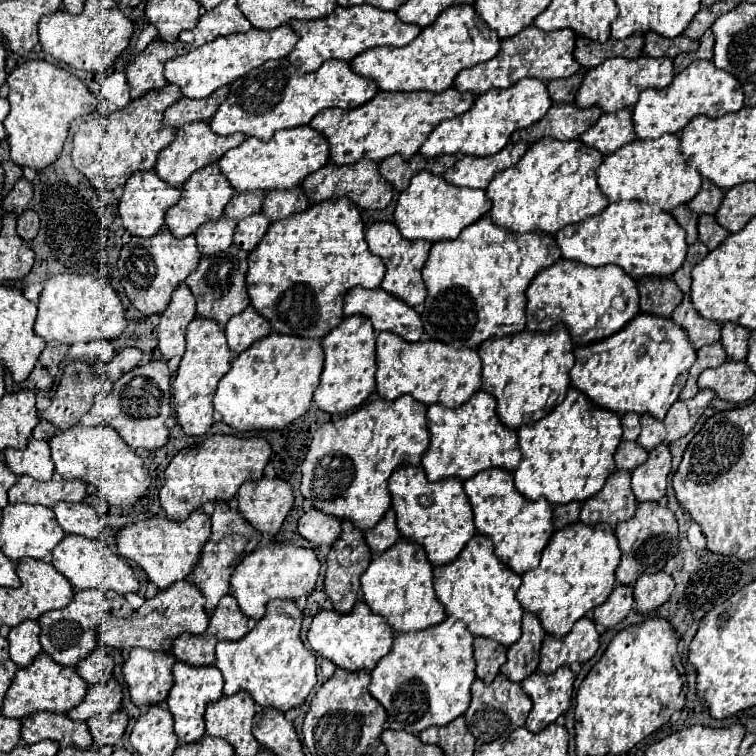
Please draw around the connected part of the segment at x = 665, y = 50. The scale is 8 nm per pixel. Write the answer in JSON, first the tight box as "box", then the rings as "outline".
{"box":[642,33,700,59],"outline":[[[646,33],[644,35],[644,49],[642,49],[642,55],[646,57],[668,57],[668,59],[674,59],[678,53],[684,53],[684,51],[696,51],[700,45],[700,41],[692,41],[684,35],[676,37],[676,39],[666,39],[666,37],[660,37],[656,33]]]}

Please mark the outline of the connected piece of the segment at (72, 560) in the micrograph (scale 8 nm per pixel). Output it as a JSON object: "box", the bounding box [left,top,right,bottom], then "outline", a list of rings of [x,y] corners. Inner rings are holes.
{"box":[52,535,138,595],"outline":[[[66,535],[52,551],[52,565],[56,567],[56,571],[66,575],[68,583],[74,589],[100,589],[104,593],[116,591],[118,595],[138,591],[138,579],[134,577],[132,567],[122,557],[108,551],[108,547],[96,539],[86,539],[80,535]]]}

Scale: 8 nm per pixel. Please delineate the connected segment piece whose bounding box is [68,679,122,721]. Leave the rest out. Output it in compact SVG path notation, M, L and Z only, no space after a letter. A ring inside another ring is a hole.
M110 679L102 685L94 685L88 689L84 701L68 711L68 717L74 721L88 721L94 715L112 715L120 709L122 703L122 687L116 679Z

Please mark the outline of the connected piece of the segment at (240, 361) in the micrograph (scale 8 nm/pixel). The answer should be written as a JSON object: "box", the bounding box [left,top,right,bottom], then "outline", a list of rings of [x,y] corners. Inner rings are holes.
{"box":[212,333,324,431],"outline":[[[272,333],[232,361],[230,371],[218,383],[212,399],[222,421],[236,431],[282,431],[312,405],[312,393],[318,385],[324,365],[320,339],[302,339]]]}

